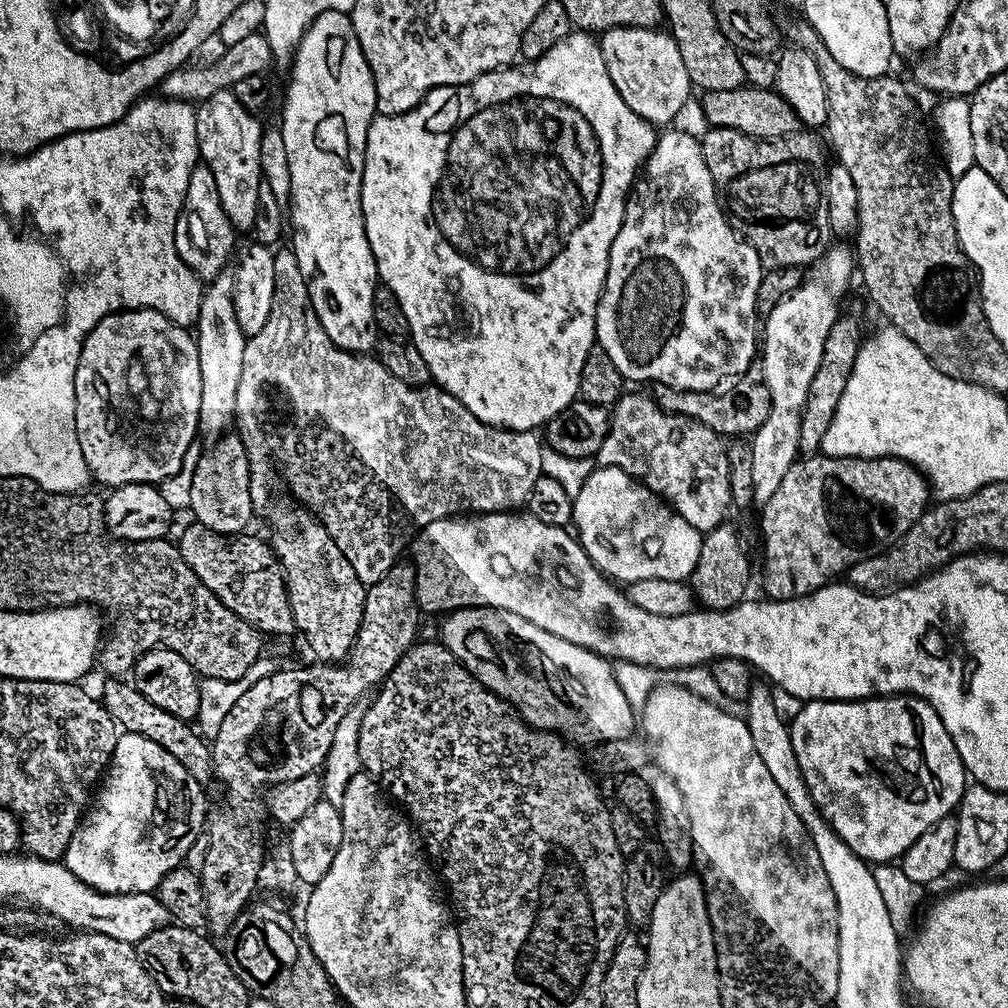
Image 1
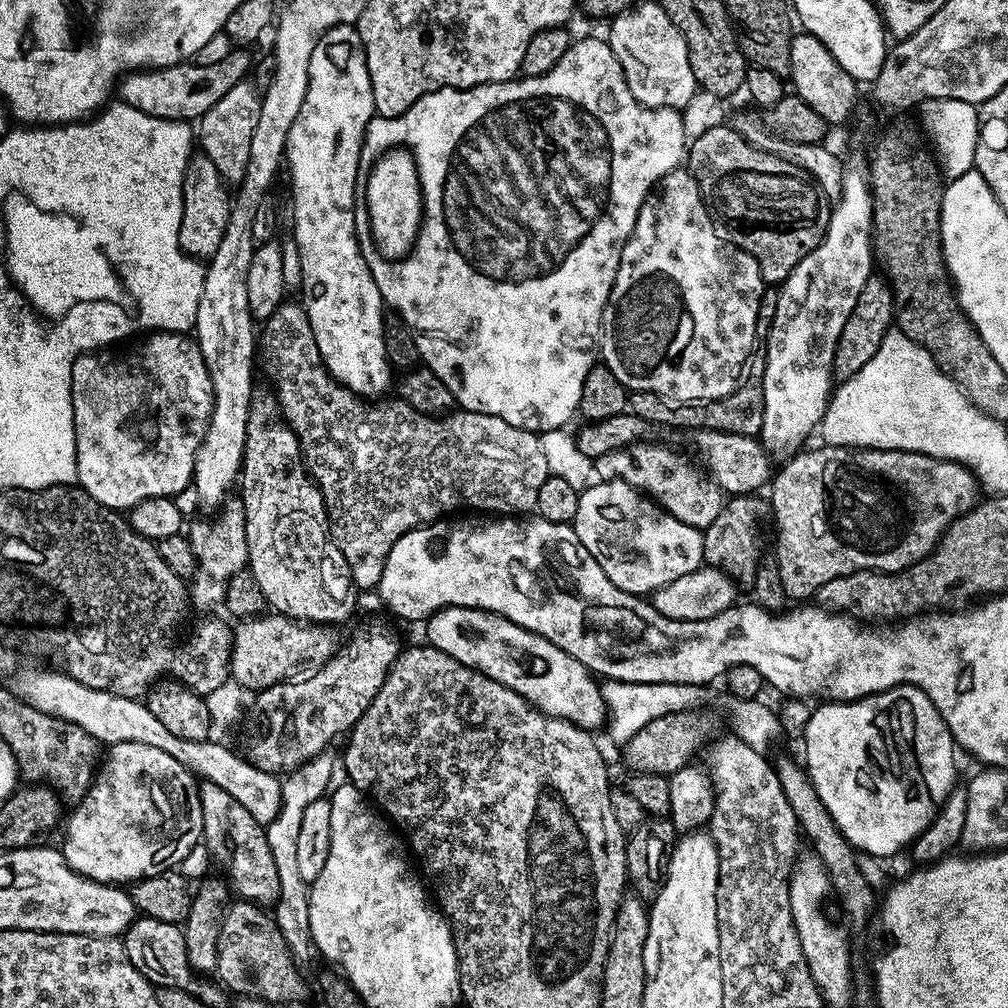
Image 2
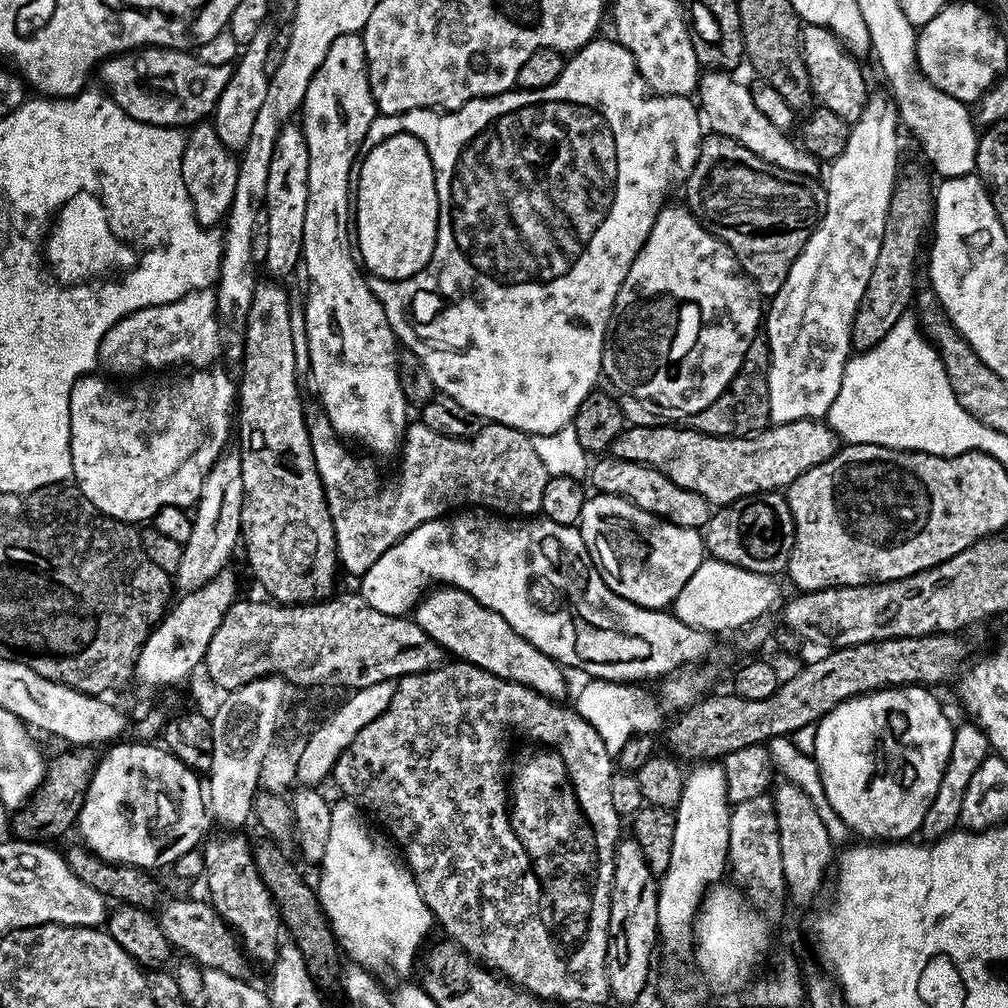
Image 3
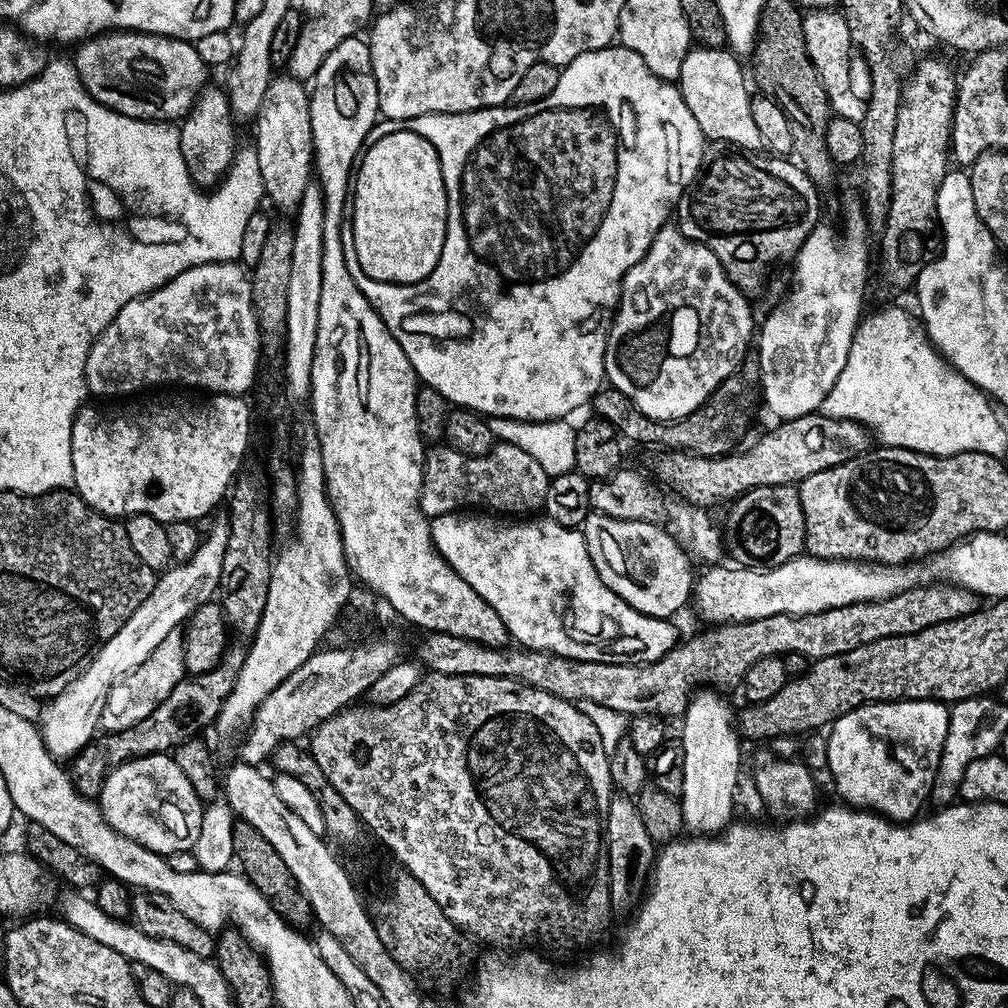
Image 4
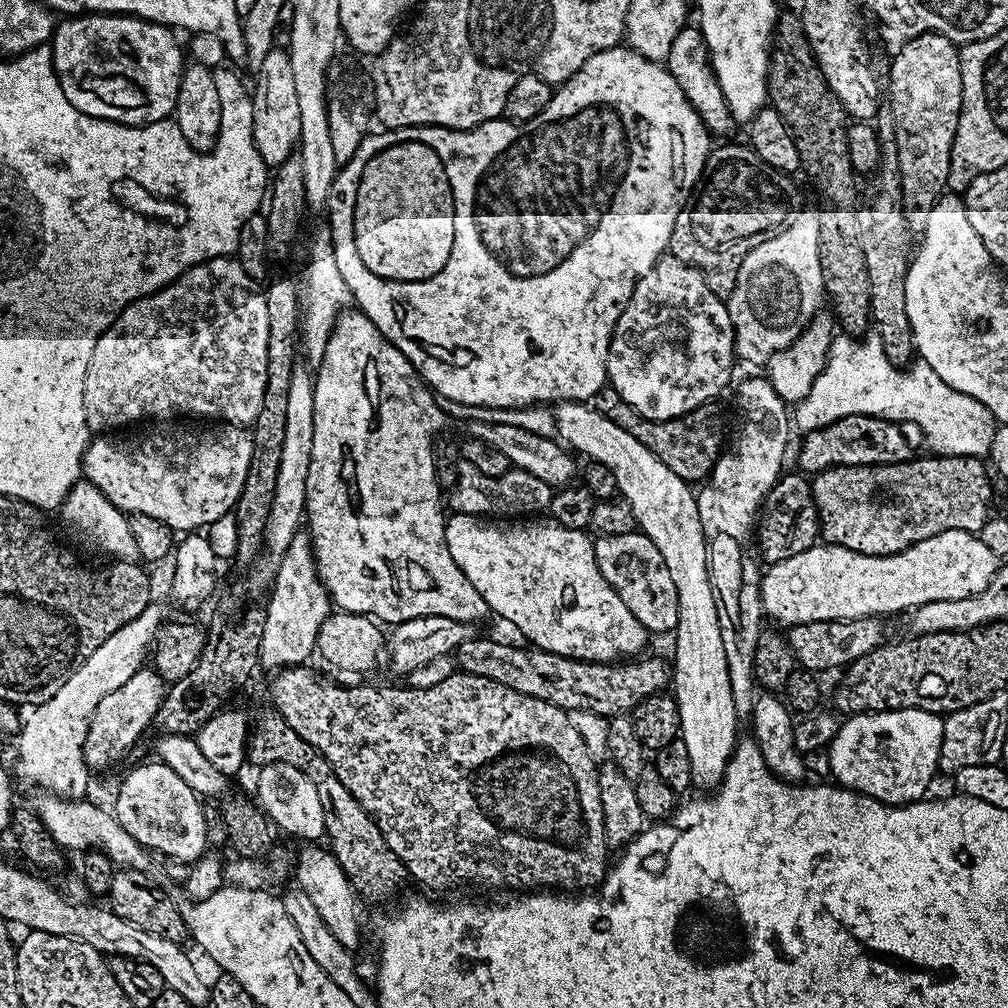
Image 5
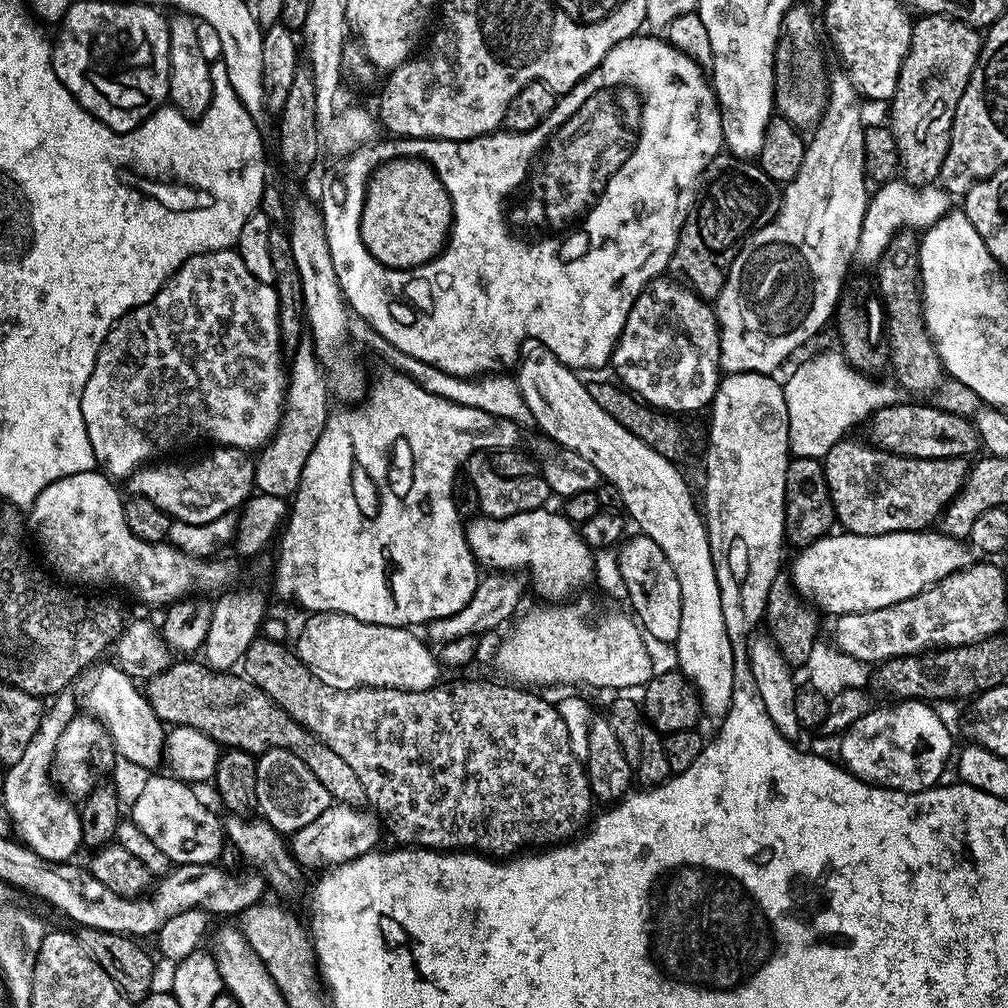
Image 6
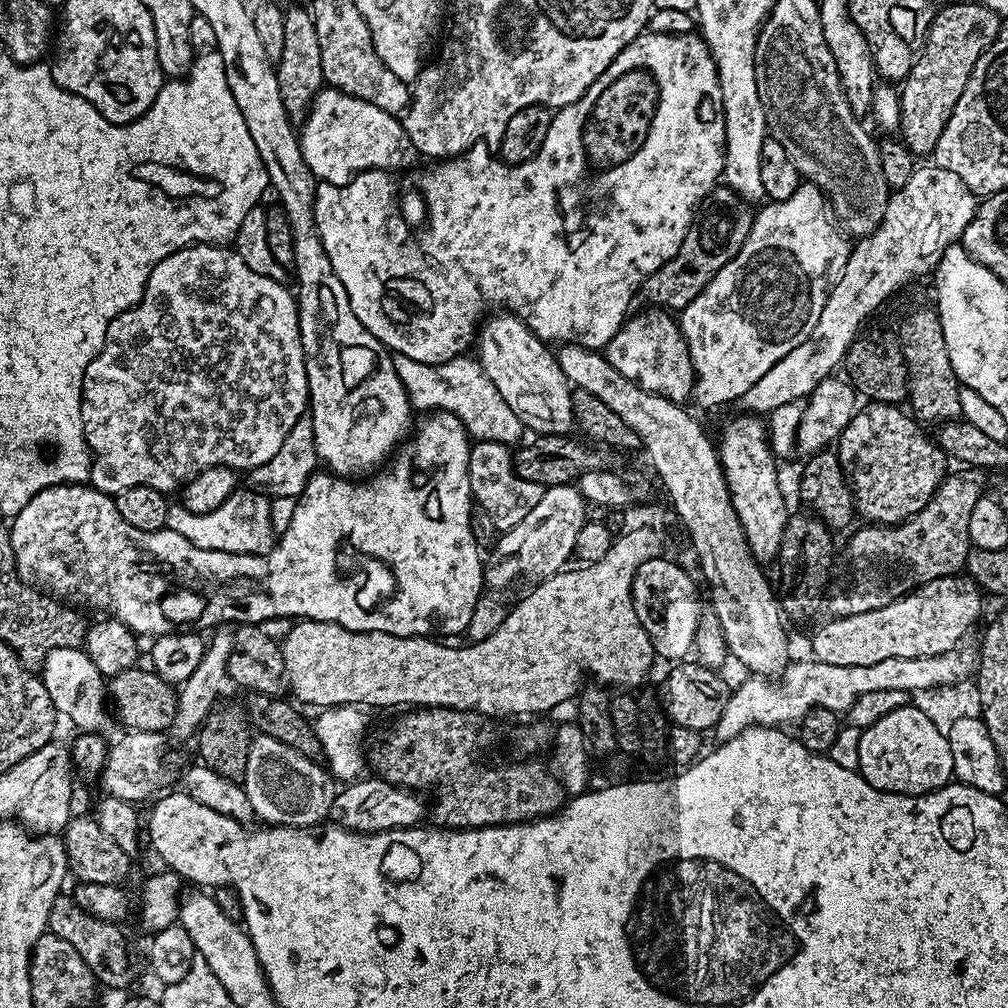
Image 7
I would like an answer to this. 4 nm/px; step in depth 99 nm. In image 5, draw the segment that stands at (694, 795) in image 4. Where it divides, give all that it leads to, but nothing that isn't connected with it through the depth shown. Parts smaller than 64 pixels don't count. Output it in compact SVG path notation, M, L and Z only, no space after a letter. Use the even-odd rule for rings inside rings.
M560 402L555 405L554 415L556 417L556 428L559 435L566 441L569 449L581 452L589 461L597 464L602 464L609 467L614 472L617 478L617 486L619 488L619 495L628 501L628 505L632 508L632 513L636 519L639 531L643 532L645 536L650 537L654 542L654 546L658 546L658 550L662 554L662 558L666 562L666 570L670 570L670 578L674 578L674 586L678 590L678 622L674 629L674 637L676 636L676 664L674 660L674 667L670 672L670 688L676 698L676 705L678 706L678 714L680 715L680 734L679 739L686 742L686 751L690 753L690 766L692 767L692 779L697 785L712 784L711 786L719 785L720 781L724 779L724 771L728 765L728 760L732 757L732 752L736 749L738 743L738 735L736 736L736 719L738 713L734 706L734 698L730 690L730 674L726 666L726 650L722 646L722 634L718 630L718 610L716 609L716 595L712 592L712 587L708 581L708 551L706 550L706 542L704 541L704 531L702 530L702 522L698 518L698 506L696 505L696 497L689 481L678 478L678 474L674 474L674 470L670 470L670 466L666 466L654 454L650 454L650 450L646 450L646 446L642 446L642 442L638 442L638 438L634 438L630 434L626 434L626 430L622 430L622 426L614 426L614 422L610 422L610 418L606 418L602 413L596 411L588 402Z

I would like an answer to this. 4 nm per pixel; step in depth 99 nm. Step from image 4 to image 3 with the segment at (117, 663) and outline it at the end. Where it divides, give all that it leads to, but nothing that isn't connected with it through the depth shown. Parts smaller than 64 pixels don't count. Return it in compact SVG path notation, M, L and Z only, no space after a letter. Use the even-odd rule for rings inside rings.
M236 450L225 451L224 455L214 462L210 474L206 474L206 482L202 482L202 494L194 505L194 515L192 516L192 529L190 538L181 547L178 570L174 573L174 584L181 593L194 591L202 587L208 580L214 578L219 572L225 569L232 556L232 551L238 548L242 540L240 531L240 519L242 518L242 466L240 465L240 453Z

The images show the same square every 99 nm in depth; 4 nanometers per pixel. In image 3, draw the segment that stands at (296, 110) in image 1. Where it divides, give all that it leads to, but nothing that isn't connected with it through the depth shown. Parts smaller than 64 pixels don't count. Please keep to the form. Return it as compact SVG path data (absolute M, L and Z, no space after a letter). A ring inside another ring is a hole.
M356 34L335 38L326 52L326 58L309 82L302 105L302 127L306 146L310 150L310 182L306 198L302 257L302 270L308 276L305 320L306 336L309 338L310 380L316 383L316 392L320 395L319 407L332 423L332 429L337 436L348 442L357 440L372 452L395 453L401 447L404 429L410 423L410 405L399 386L398 341L384 308L370 290L354 251L353 237L350 235L350 174L360 143L366 138L377 115L376 103L368 81L368 63L363 39Z

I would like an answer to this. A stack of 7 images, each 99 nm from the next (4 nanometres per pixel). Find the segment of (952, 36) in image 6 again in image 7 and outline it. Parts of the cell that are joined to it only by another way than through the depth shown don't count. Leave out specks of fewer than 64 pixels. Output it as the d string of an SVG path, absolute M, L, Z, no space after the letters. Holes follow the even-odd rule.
M983 2L976 4L948 4L937 11L932 24L924 33L922 51L915 57L909 74L899 89L899 139L912 151L913 157L927 157L938 146L942 130L958 102L978 58L998 38L1001 13L990 10ZM904 88L904 89L903 89Z

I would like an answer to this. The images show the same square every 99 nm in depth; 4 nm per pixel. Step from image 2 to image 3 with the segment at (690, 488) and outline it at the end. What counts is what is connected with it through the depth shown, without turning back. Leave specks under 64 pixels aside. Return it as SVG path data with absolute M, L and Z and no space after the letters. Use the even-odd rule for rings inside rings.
M605 458L605 460L600 460L597 464L595 461L591 465L591 480L593 486L596 487L593 489L597 493L626 498L630 502L634 502L634 506L655 516L661 516L664 520L683 528L703 529L714 511L713 505L709 504L706 498L702 498L690 490L682 490L682 486L670 482L670 478L666 478L666 474L648 468L645 464Z

